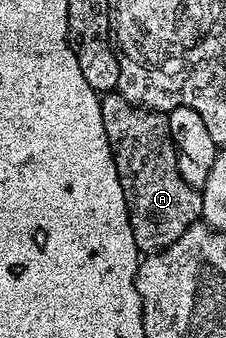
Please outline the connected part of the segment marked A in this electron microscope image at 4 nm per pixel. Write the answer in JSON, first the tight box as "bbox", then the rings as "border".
{"bbox":[100,94,201,253],"border":[[[119,94],[105,95],[100,101],[100,109],[102,126],[122,182],[134,242],[141,253],[158,253],[178,242],[188,227],[201,219],[200,189],[189,186],[178,174],[165,113],[141,108]]]}

